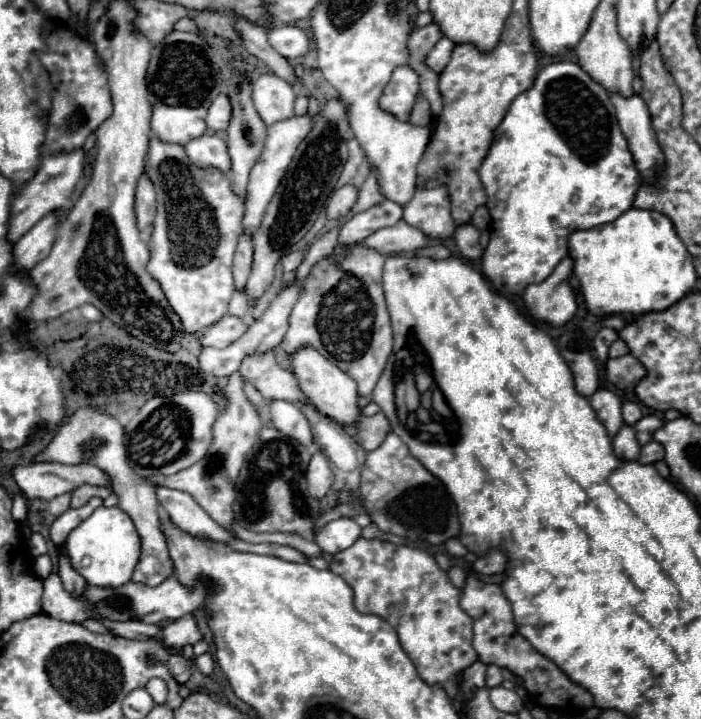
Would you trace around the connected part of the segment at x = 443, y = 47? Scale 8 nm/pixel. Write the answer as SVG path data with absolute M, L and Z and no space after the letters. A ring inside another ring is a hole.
M440 38L438 44L428 52L428 56L424 58L424 64L428 68L432 68L434 72L442 72L446 62L450 60L450 54L452 54L452 48L454 48L454 42L448 40L448 38Z

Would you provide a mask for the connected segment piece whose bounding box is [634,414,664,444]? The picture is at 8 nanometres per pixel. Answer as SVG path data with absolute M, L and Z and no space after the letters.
M648 414L648 416L640 418L640 420L634 424L634 430L636 430L636 434L638 434L638 442L640 442L640 444L650 442L654 430L662 428L662 424L664 424L664 422L662 422L658 416L654 416L654 414Z

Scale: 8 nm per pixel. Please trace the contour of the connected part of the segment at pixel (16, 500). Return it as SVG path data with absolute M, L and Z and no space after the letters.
M17 494L12 498L12 518L16 523L21 523L25 520L27 515L26 502L22 494Z

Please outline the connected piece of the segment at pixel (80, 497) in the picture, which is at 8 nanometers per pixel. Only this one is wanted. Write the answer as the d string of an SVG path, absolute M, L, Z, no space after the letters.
M84 484L84 486L76 488L76 490L72 492L72 508L84 506L92 496L108 498L108 496L110 496L110 488L106 488L106 486L90 486L90 484Z

